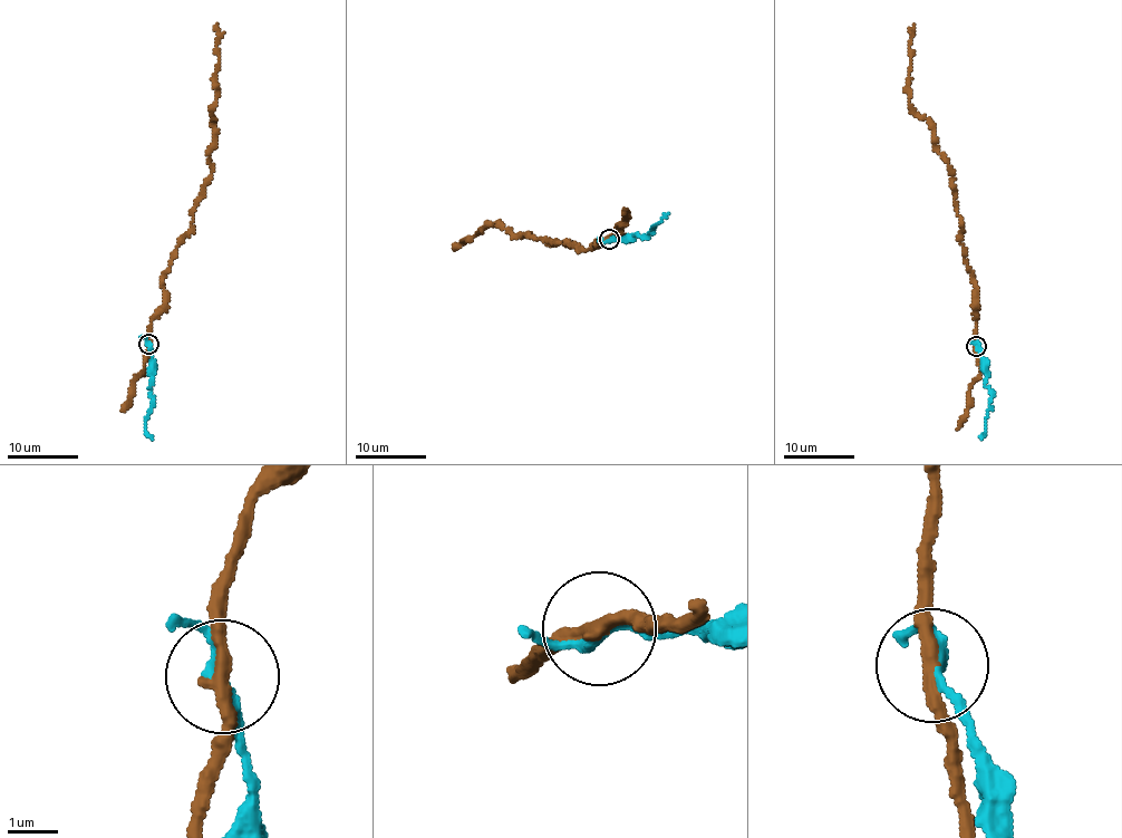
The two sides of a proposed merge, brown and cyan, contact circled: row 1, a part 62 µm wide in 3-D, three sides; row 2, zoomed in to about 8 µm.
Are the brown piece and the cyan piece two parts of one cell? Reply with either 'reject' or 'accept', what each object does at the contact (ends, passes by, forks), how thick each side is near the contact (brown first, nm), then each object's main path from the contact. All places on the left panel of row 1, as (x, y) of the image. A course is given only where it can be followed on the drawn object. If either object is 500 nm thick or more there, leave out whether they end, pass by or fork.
reject | brown passes by | cyan passes by | 260/180 nm | brown via (148, 344), (148, 327), (166, 294), (163, 275), (191, 231), (193, 209), (209, 179), (218, 23) | cyan via (147, 344), (154, 378), (151, 386), (152, 406), (144, 431), (152, 437)

